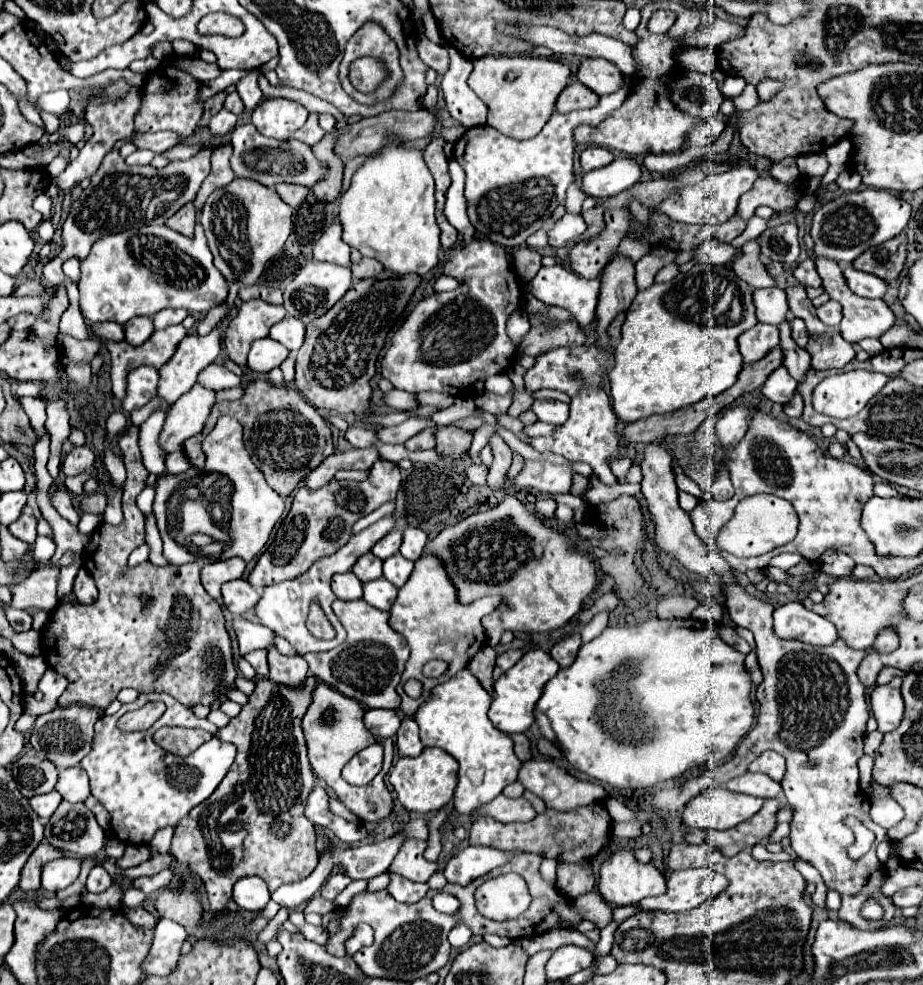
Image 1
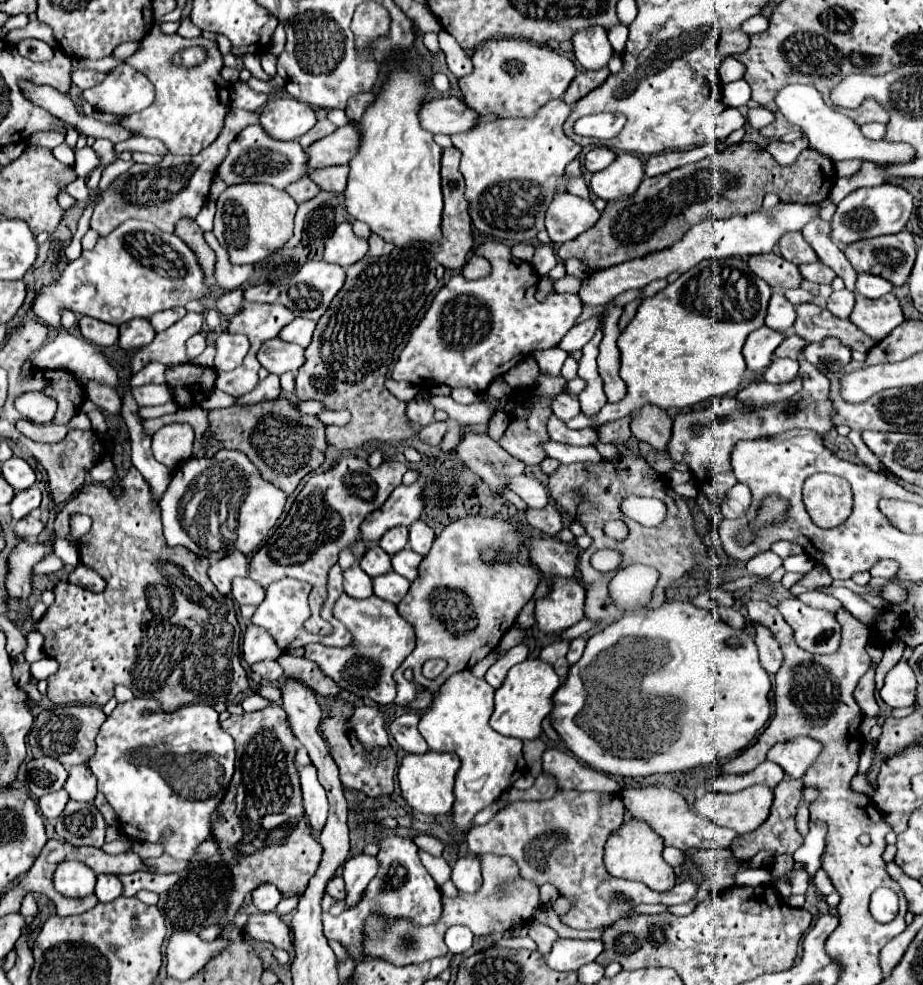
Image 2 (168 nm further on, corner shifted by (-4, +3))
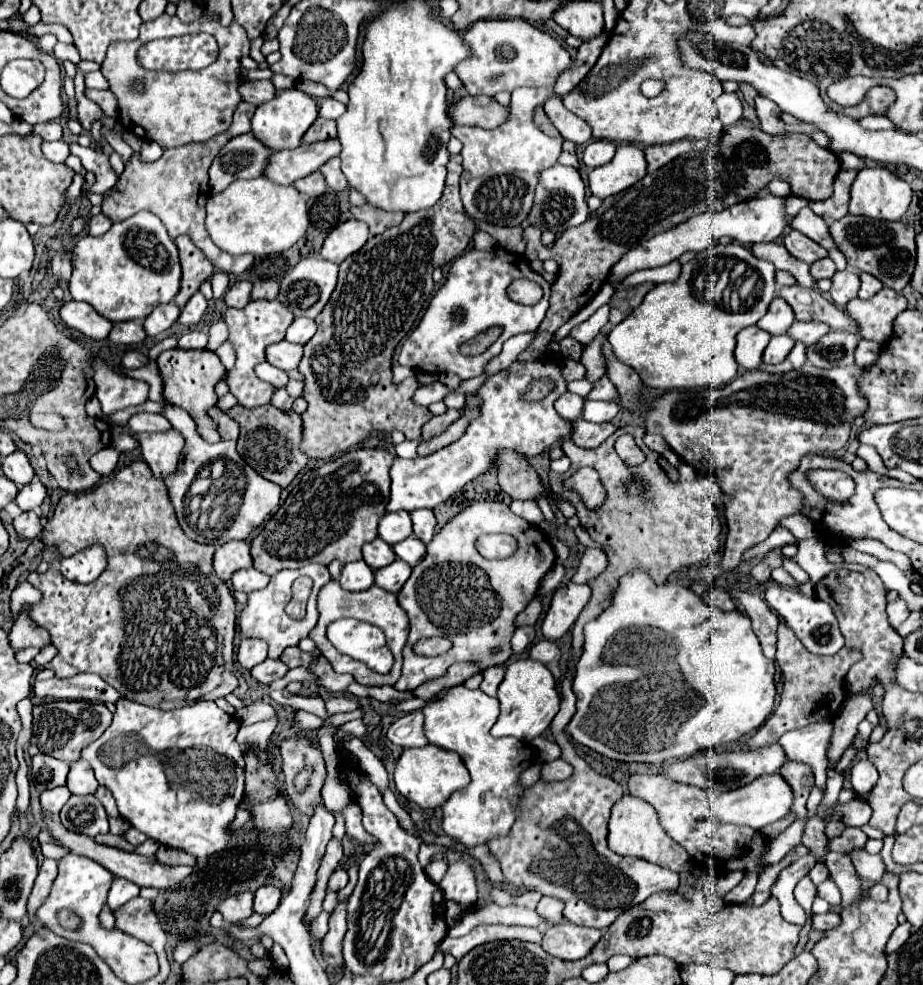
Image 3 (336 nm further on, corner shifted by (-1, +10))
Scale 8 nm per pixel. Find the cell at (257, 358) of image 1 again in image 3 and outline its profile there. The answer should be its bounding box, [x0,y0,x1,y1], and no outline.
[266,340,302,370]

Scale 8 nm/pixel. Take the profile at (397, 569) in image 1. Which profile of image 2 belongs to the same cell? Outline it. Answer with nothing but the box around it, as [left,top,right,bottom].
[391,547,423,581]

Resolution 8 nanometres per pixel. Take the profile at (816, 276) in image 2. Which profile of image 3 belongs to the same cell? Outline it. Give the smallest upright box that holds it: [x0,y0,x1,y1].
[810,256,836,280]

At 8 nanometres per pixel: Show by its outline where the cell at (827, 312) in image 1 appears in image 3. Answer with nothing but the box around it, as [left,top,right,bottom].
[830,270,860,306]

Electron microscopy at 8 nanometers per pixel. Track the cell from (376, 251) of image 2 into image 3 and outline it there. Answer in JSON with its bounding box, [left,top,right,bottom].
[350,204,404,234]

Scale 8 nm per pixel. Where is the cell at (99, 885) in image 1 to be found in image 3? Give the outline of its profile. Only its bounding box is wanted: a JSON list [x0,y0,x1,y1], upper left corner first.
[108,878,140,912]

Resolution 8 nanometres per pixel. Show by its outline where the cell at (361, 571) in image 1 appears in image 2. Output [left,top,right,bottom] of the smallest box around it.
[359,545,391,577]

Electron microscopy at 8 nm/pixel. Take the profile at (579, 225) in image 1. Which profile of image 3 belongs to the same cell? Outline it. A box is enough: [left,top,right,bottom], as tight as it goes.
[528,164,590,236]

